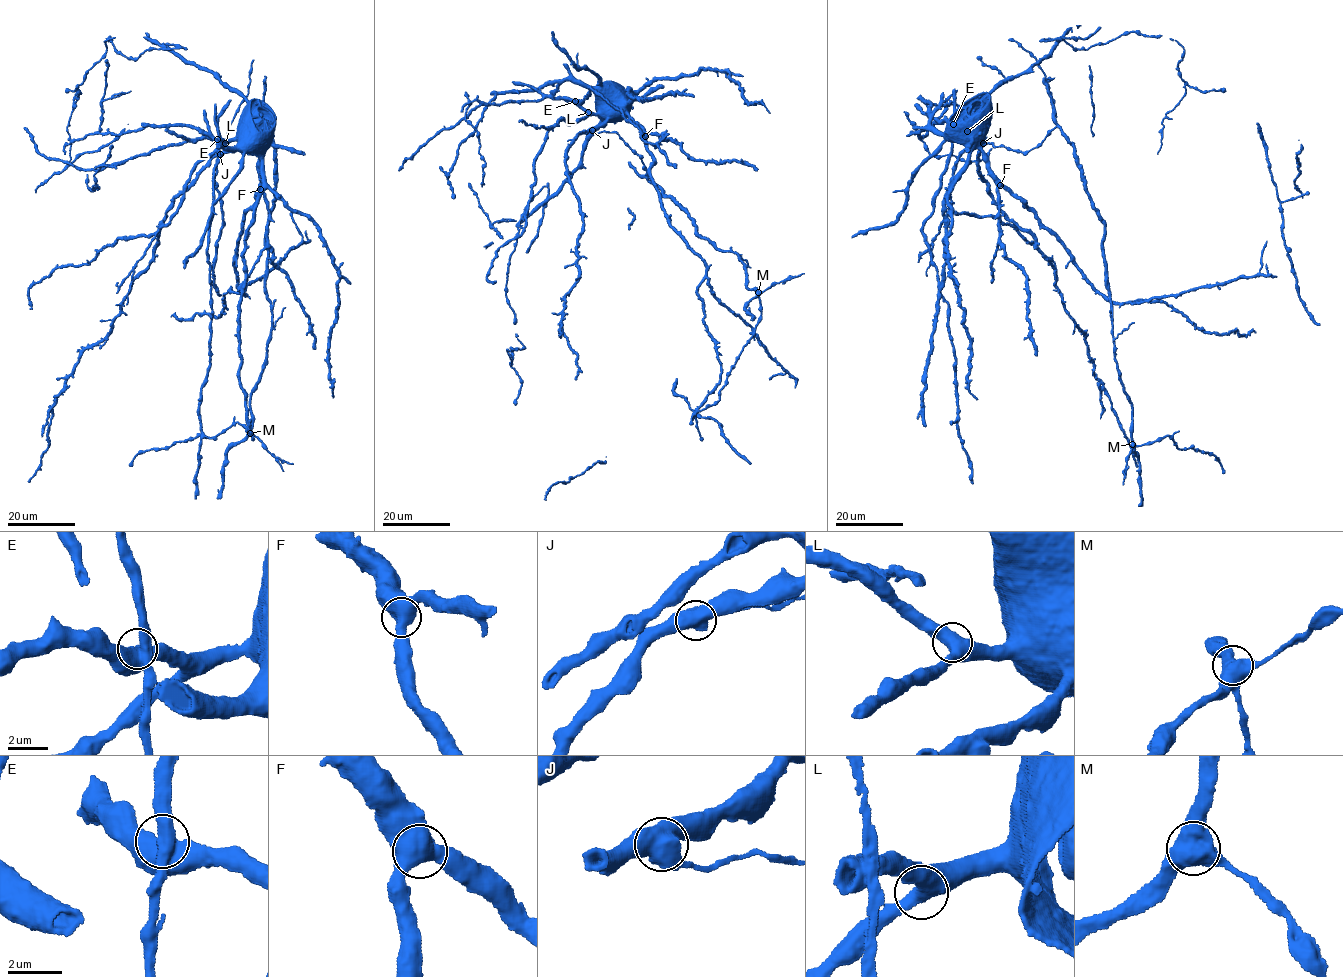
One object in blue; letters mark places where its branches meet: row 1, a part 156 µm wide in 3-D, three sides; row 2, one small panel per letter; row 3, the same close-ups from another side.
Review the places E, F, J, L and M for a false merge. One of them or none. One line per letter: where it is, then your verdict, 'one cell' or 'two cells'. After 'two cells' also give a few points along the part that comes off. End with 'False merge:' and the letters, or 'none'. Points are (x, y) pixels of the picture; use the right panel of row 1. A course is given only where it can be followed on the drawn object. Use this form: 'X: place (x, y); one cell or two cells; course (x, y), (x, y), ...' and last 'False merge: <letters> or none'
E: place (953, 124); one cell
F: place (1000, 185); one cell
J: place (983, 143); one cell
L: place (967, 131); one cell
M: place (1132, 444); one cell
False merge: none

